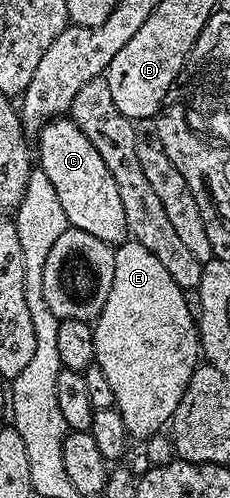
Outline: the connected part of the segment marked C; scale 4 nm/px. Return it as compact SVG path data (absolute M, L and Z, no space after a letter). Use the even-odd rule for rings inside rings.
M63 116L49 122L37 135L36 142L37 165L44 176L52 180L52 188L56 188L56 197L64 207L67 223L73 229L88 232L88 236L96 236L96 240L104 240L115 248L127 241L124 204L120 201L116 180L112 180L112 172L108 172L108 164L104 164L92 140L80 132L69 116Z

